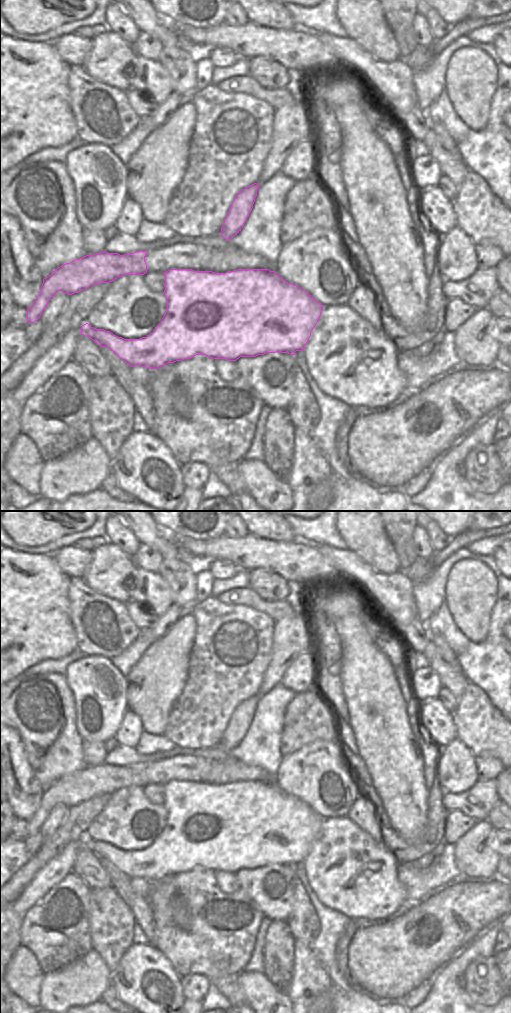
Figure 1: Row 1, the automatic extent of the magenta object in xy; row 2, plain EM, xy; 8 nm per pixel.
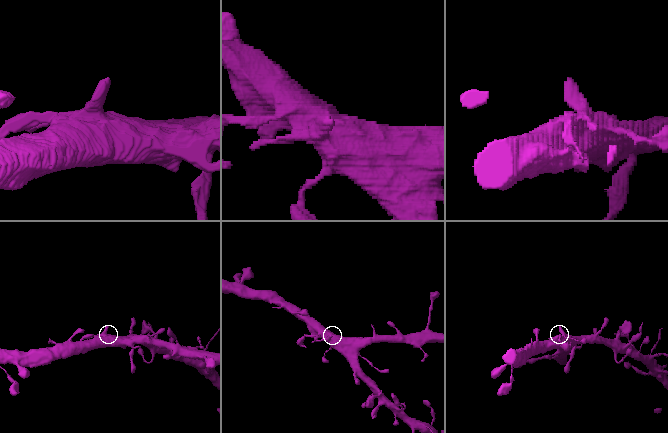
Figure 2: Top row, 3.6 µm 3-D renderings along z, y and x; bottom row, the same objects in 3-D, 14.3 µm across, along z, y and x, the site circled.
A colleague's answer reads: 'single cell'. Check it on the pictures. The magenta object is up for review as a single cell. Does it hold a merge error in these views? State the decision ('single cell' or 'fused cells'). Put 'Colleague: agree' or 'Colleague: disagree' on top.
Colleague: agree
single cell

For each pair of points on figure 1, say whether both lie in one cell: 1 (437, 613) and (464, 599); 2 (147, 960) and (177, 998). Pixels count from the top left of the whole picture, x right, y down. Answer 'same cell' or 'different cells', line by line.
1: different cells
2: same cell

